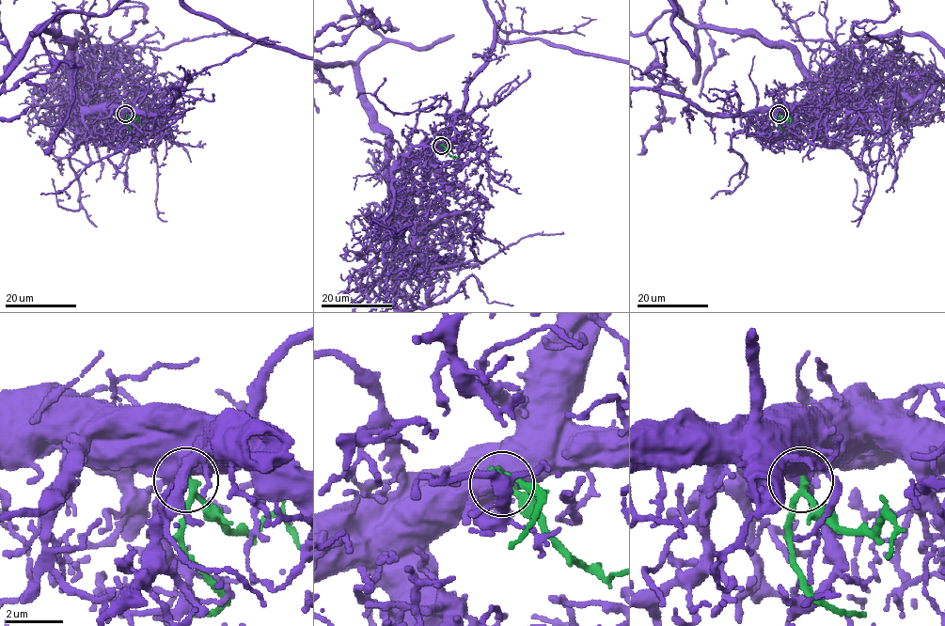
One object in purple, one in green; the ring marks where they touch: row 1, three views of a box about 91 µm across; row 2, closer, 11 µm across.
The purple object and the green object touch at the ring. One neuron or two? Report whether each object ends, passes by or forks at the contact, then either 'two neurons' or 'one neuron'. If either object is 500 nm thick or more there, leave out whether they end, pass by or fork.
one neuron

